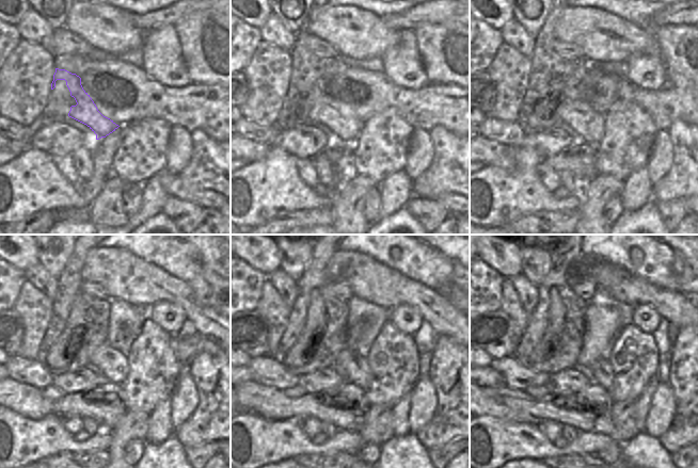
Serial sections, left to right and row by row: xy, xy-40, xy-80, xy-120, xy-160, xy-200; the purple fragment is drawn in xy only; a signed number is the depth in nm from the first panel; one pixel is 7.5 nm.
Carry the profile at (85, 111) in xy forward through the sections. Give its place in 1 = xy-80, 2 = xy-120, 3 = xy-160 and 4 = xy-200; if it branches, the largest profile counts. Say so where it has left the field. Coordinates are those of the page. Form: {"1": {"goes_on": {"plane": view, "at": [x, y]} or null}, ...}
{"1": {"goes_on": {"plane": "xy-80", "at": [588, 125]}}, "2": {"goes_on": {"plane": "xy-120", "at": [112, 365]}}, "3": {"goes_on": {"plane": "xy-160", "at": [353, 367]}}, "4": {"goes_on": {"plane": "xy-200", "at": [601, 372]}}}

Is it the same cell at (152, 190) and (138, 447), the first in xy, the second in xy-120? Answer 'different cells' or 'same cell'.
different cells

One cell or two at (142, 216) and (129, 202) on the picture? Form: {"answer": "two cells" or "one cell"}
{"answer": "two cells"}

